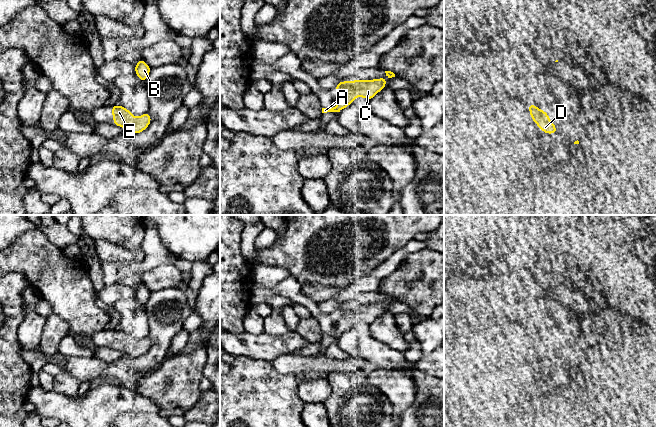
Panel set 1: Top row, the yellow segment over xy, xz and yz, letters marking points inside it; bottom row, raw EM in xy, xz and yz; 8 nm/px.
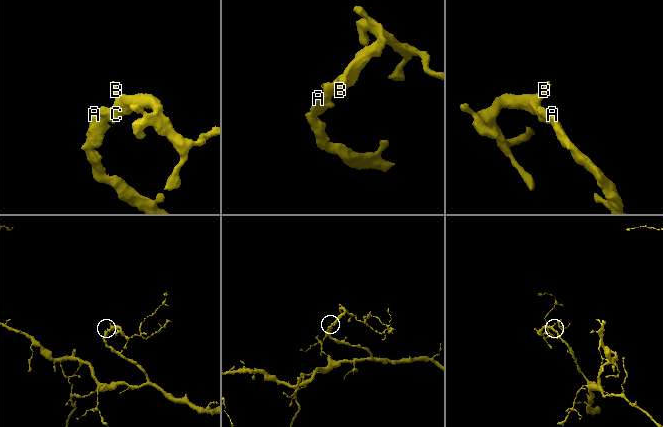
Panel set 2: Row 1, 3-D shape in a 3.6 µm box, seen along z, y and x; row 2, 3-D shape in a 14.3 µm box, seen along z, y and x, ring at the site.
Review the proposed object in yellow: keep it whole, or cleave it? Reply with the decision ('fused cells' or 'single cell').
single cell

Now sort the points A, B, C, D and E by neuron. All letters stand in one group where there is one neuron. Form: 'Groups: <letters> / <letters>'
Groups: A B C D E

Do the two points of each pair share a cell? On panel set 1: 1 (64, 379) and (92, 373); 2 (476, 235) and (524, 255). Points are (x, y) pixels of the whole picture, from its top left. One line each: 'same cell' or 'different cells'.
1: different cells
2: same cell

